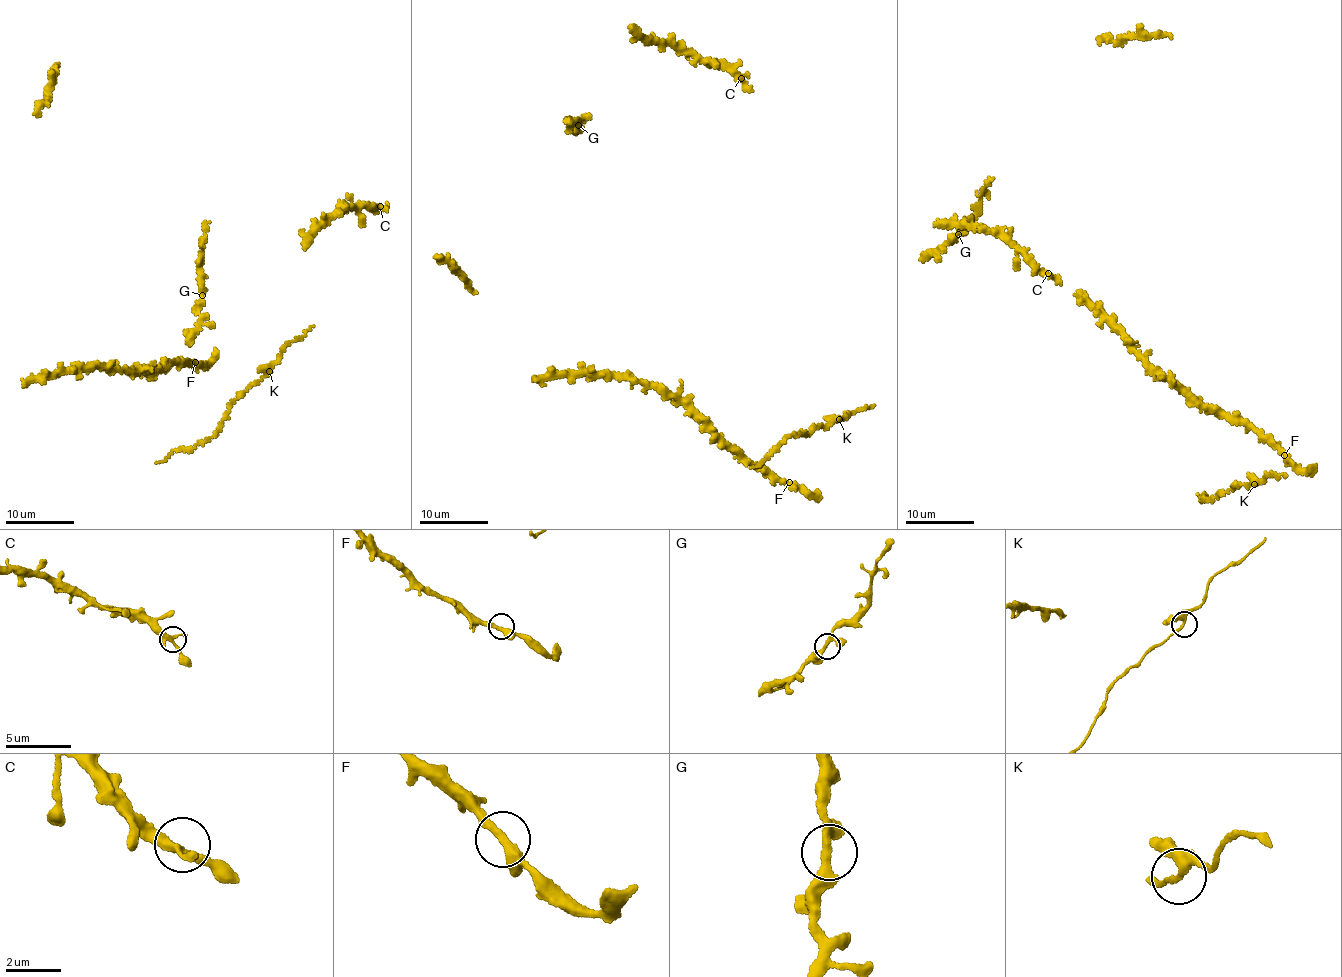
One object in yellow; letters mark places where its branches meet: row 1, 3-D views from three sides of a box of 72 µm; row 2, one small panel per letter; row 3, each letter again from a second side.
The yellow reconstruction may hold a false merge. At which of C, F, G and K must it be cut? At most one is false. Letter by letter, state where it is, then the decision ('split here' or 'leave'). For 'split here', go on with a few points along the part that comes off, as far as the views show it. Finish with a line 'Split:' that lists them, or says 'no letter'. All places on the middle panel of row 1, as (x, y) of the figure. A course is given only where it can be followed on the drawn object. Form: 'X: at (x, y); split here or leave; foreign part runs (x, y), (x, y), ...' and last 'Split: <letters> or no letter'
C: at (741, 78); leave
F: at (789, 482); leave
G: at (578, 125); leave
K: at (839, 419); leave
Split: no letter

